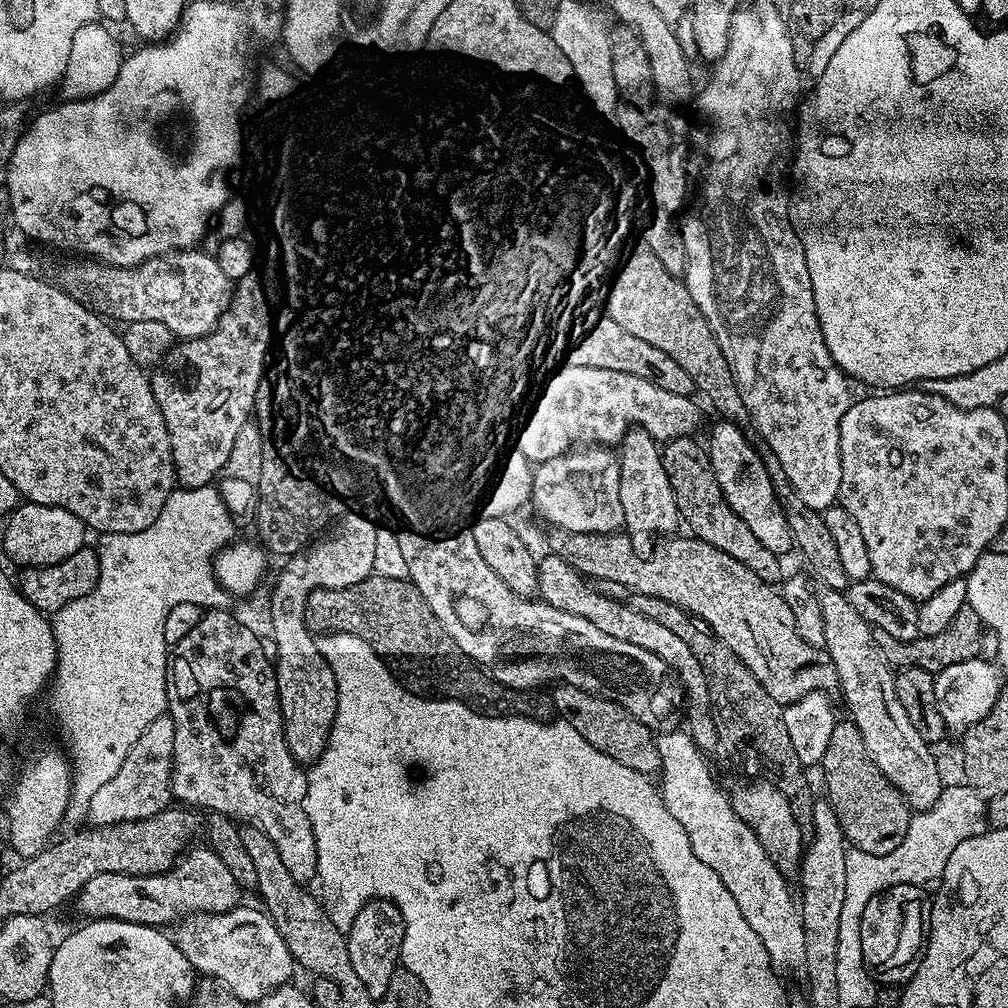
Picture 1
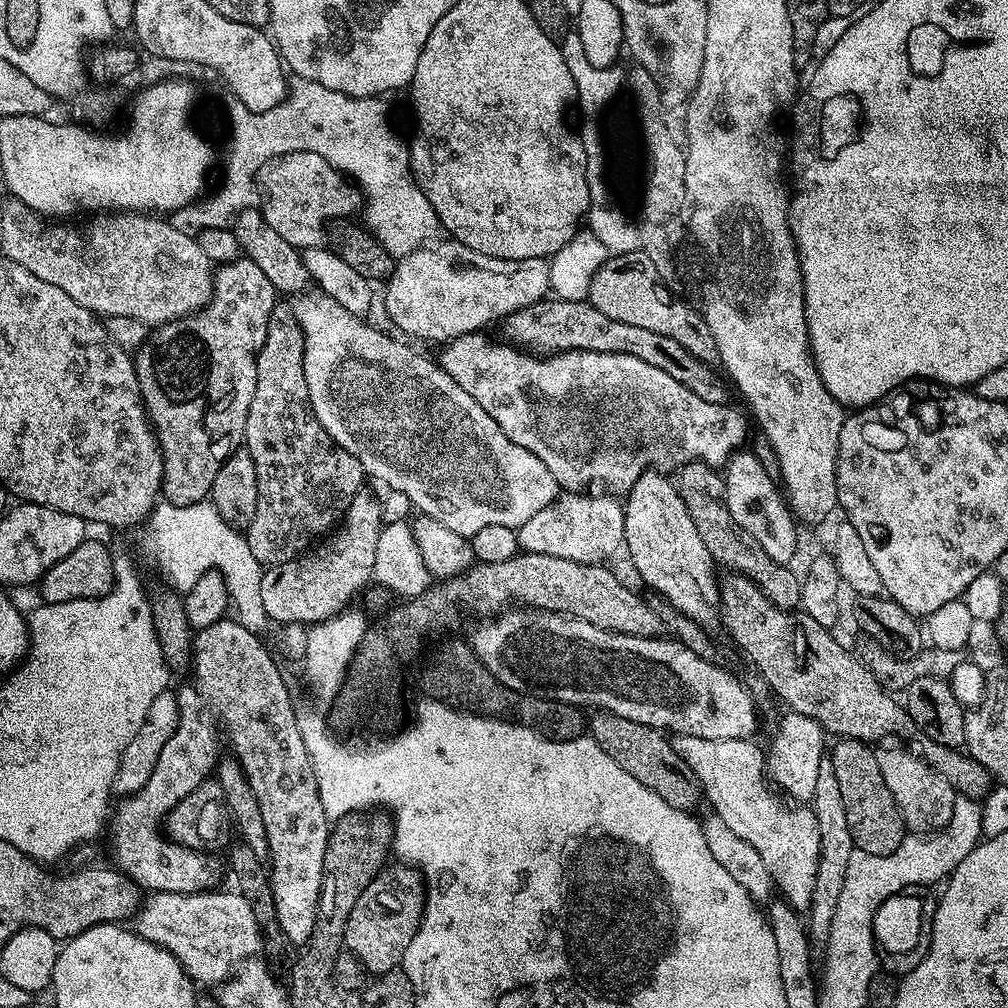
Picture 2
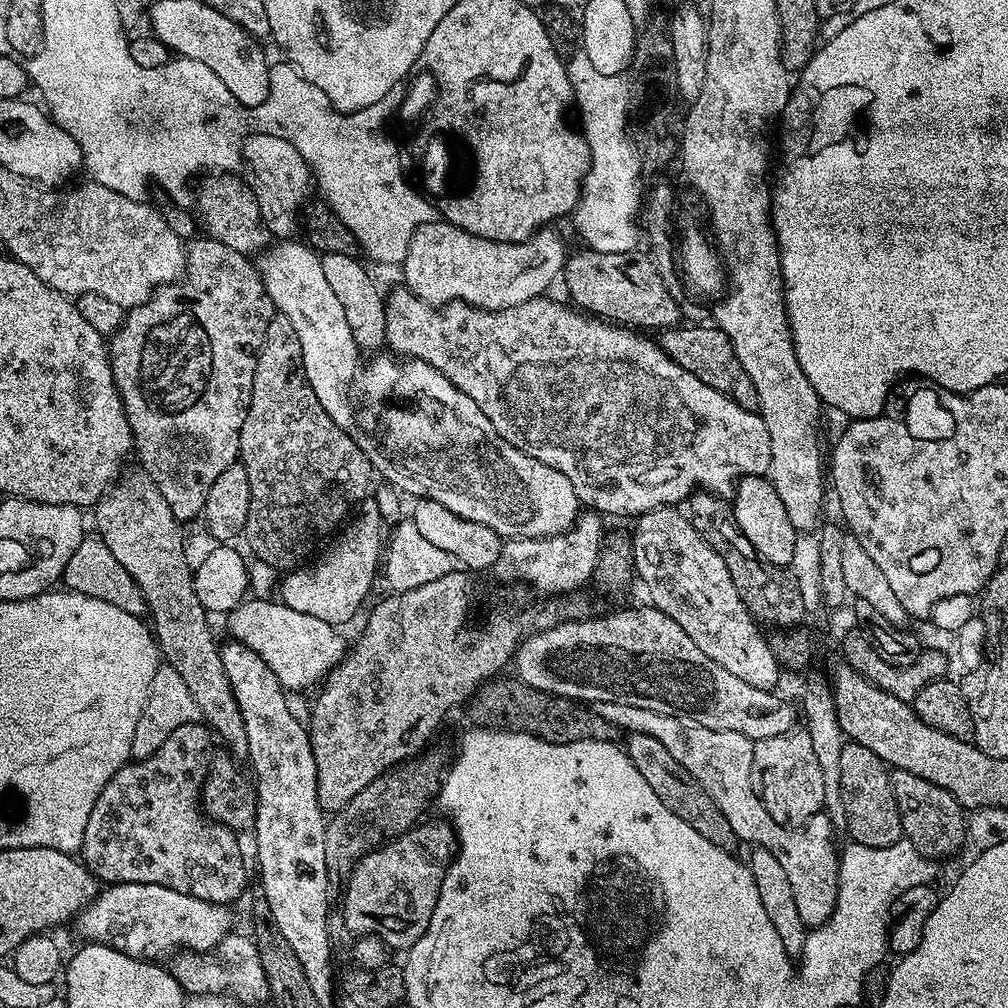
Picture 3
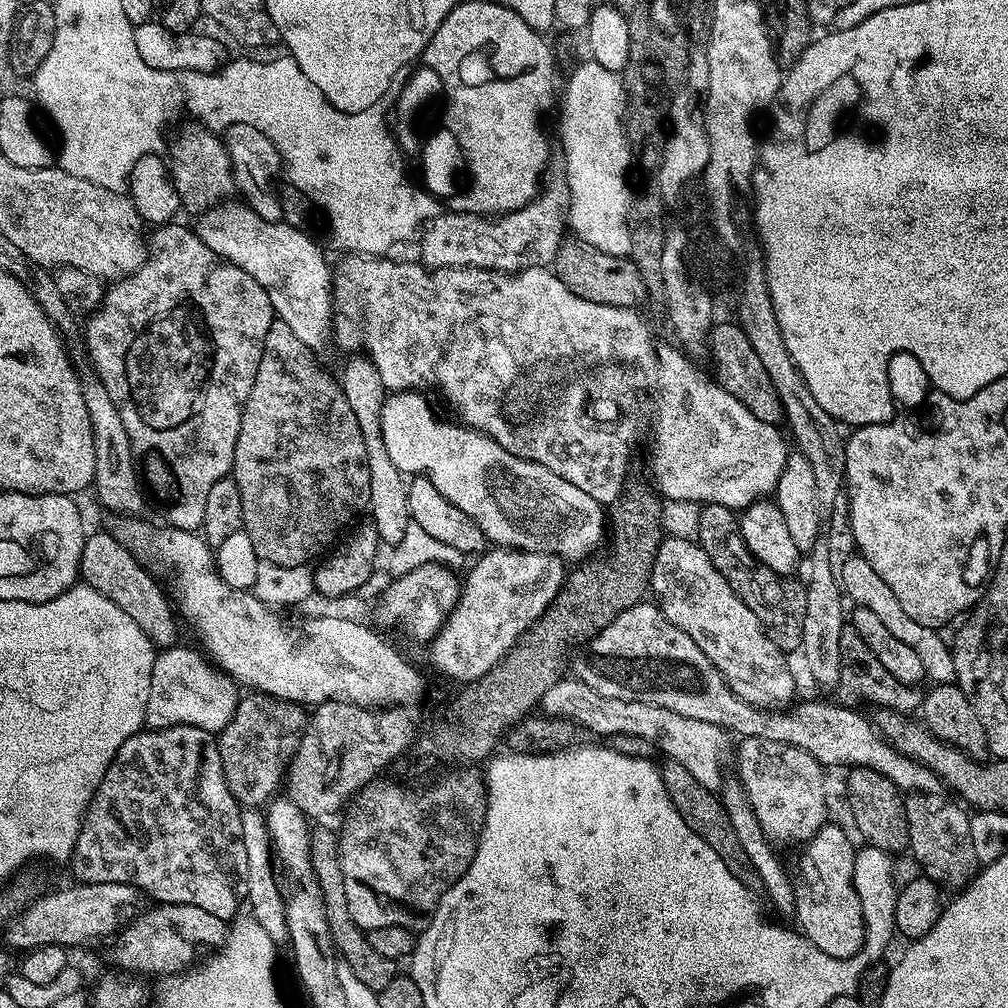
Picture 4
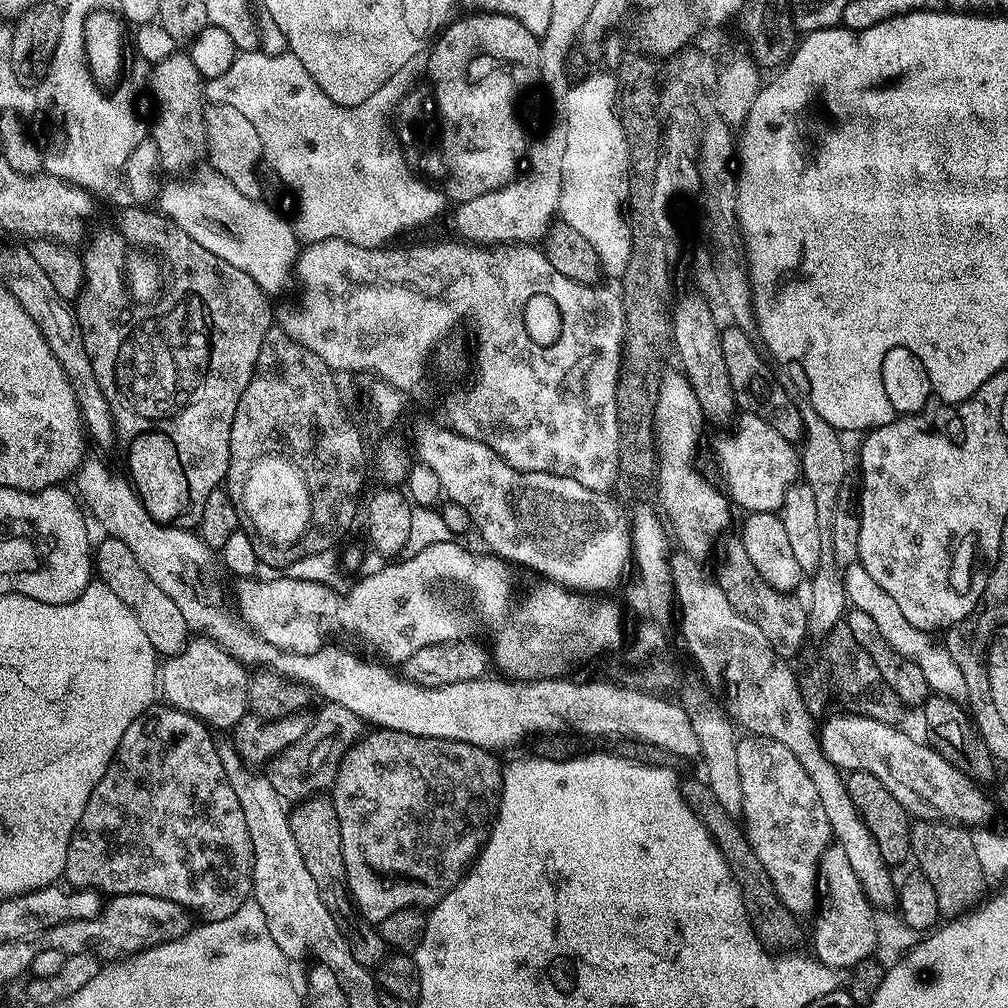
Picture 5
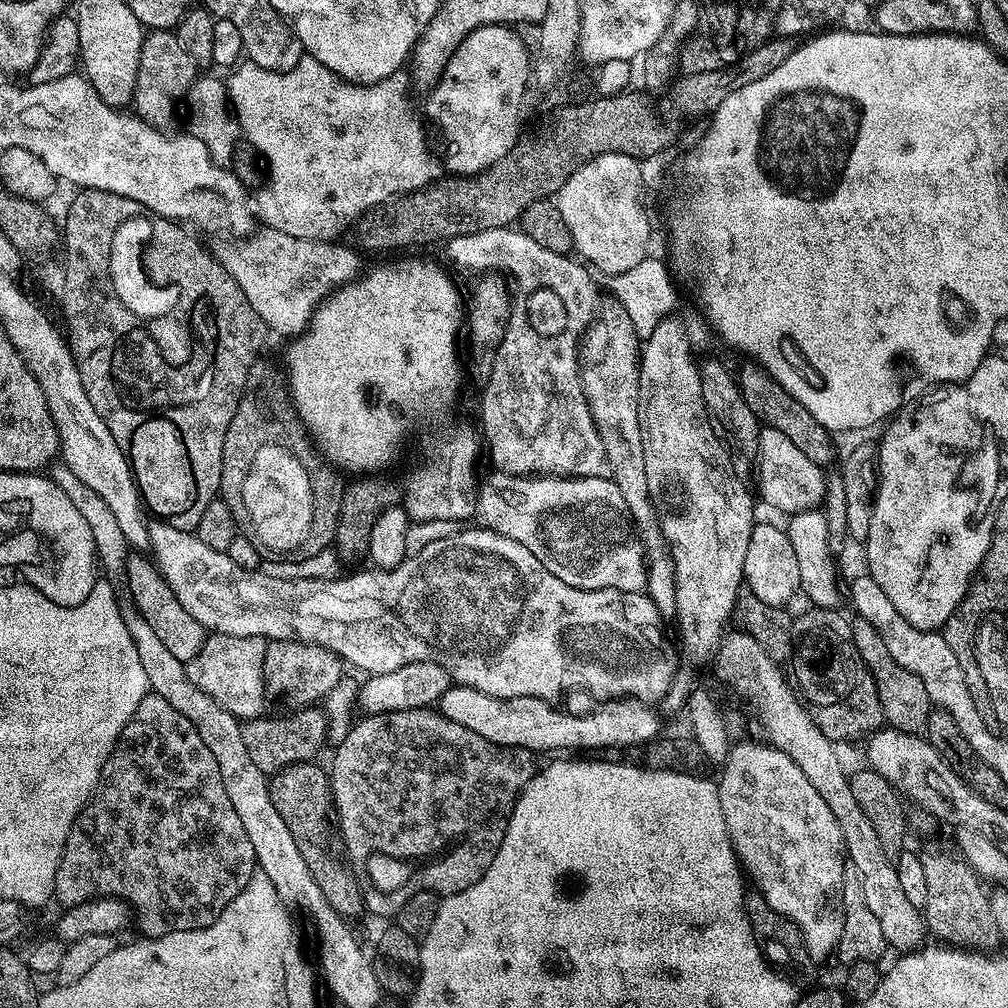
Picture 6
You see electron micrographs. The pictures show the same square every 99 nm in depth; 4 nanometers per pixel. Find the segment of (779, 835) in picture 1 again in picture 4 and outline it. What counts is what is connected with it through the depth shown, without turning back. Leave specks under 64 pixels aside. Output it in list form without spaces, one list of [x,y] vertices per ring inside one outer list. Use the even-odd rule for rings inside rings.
[[[575,678],[567,679],[553,679],[550,688],[538,701],[543,715],[559,716],[572,720],[575,724],[581,724],[589,733],[597,732],[603,738],[609,738],[616,734],[641,735],[647,741],[652,742],[661,753],[665,752],[663,755],[667,759],[678,762],[678,766],[686,766],[686,770],[690,770],[690,774],[694,774],[694,778],[703,788],[716,790],[725,783],[724,763],[730,760],[730,748],[728,752],[730,736],[724,729],[714,726],[710,722],[698,722],[698,718],[686,718],[682,714],[674,714],[674,710],[666,710],[662,706],[623,700],[622,698],[602,698],[602,694],[598,694],[598,690],[590,690],[590,686],[586,686],[582,681]],[[824,823],[803,845],[794,920],[800,923],[799,931],[818,950],[832,958],[848,958],[860,952],[865,933],[862,906],[854,886],[857,849],[852,848],[851,838],[832,823]]]

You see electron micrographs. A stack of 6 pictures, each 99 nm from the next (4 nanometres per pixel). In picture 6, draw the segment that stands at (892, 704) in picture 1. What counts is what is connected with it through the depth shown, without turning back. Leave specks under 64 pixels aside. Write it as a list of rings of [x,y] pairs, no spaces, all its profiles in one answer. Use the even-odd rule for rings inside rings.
[[[955,839],[928,840],[921,848],[918,855],[922,862],[922,870],[926,877],[926,906],[922,909],[924,927],[929,933],[936,935],[935,939],[945,942],[950,946],[967,946],[972,950],[992,950],[1000,940],[1000,924],[996,921],[996,912],[992,909],[992,900],[988,897],[985,881],[966,862],[961,854],[960,847],[956,845]]]

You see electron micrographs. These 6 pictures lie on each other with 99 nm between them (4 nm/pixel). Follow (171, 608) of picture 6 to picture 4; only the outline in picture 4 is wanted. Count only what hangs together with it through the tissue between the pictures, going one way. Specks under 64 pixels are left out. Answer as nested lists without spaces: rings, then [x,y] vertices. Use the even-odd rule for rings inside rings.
[[[111,531],[96,532],[93,536],[92,533],[85,535],[79,579],[89,588],[98,590],[106,598],[110,598],[114,606],[126,610],[126,614],[130,614],[130,618],[138,622],[138,630],[142,630],[142,634],[146,634],[148,641],[157,649],[171,648],[177,643],[178,616],[174,610],[172,613],[169,595],[166,592],[164,594],[159,582],[147,570],[149,571],[136,559],[131,548],[122,546],[122,542],[118,542]]]

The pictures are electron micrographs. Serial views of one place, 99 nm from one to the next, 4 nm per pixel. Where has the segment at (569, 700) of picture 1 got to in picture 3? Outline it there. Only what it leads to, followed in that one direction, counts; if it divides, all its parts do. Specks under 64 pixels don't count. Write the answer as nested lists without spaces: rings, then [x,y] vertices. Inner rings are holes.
[[[630,732],[627,733],[627,739],[628,756],[634,762],[634,766],[638,766],[638,774],[642,774],[642,778],[646,778],[646,782],[650,782],[650,790],[654,790],[654,794],[658,794],[658,798],[662,798],[666,810],[674,810],[674,814],[678,814],[678,818],[682,818],[682,822],[694,826],[694,830],[698,830],[698,834],[702,834],[702,838],[714,842],[714,846],[735,853],[738,841],[734,830],[730,830],[730,822],[726,822],[726,814],[722,814],[722,810],[718,810],[714,798],[710,798],[710,794],[706,794],[706,790],[702,790],[698,778],[694,778],[694,774],[690,774],[690,770],[686,770],[686,766],[678,766],[678,761],[670,755],[670,750],[666,750],[666,746],[662,746],[662,742],[658,742],[658,738],[650,738],[650,734],[641,732]]]

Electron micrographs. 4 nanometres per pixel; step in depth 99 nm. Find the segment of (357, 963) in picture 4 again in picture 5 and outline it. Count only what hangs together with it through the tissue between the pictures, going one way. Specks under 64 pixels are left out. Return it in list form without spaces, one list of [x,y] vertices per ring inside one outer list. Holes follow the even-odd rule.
[[[315,794],[299,801],[289,811],[288,821],[294,842],[298,842],[298,854],[302,854],[302,862],[306,862],[310,878],[314,878],[314,886],[318,886],[318,898],[322,898],[326,910],[330,910],[336,923],[343,929],[356,961],[364,968],[375,969],[384,961],[386,945],[375,927],[356,924],[358,909],[352,899],[352,891],[348,889],[346,862],[342,858],[342,830],[338,826],[338,810],[334,810],[331,795]]]

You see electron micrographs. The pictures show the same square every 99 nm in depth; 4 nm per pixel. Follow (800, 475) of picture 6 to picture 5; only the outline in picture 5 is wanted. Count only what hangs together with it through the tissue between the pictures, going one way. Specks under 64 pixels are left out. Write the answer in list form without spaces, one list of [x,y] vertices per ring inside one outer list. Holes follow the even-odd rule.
[[[744,412],[739,417],[739,424],[736,433],[729,440],[724,440],[720,444],[720,468],[724,471],[724,478],[728,482],[727,495],[737,509],[745,508],[743,510],[745,513],[779,513],[780,508],[784,505],[786,490],[790,490],[790,486],[797,483],[801,475],[800,452],[797,445],[782,438],[782,434],[774,430],[774,426],[766,426],[766,422],[762,422],[762,418],[758,418],[753,412]]]

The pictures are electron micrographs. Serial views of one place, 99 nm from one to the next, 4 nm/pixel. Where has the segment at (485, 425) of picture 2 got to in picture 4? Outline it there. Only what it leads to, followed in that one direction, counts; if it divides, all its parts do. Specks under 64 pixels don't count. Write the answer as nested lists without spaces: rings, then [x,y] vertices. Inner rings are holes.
[[[234,203],[211,207],[199,217],[198,234],[202,242],[223,260],[246,270],[266,290],[278,319],[286,322],[308,349],[317,350],[327,342],[328,331],[331,333],[334,328],[330,264],[324,261],[323,250],[307,236],[307,231],[264,220],[247,203]],[[409,390],[406,392],[392,392],[385,399],[384,415],[382,423],[384,426],[384,445],[386,446],[386,454],[390,454],[390,462],[394,462],[394,466],[398,471],[407,474],[409,477],[428,476],[430,482],[438,488],[438,493],[449,500],[458,510],[465,511],[470,518],[476,520],[478,526],[484,531],[484,536],[488,542],[502,548],[518,548],[522,552],[550,552],[554,556],[563,558],[565,561],[580,562],[585,558],[591,557],[597,551],[596,548],[600,544],[600,539],[606,536],[606,508],[605,505],[598,503],[594,498],[590,498],[590,494],[586,494],[586,490],[578,490],[578,486],[574,486],[574,482],[566,482],[566,478],[562,478],[558,474],[554,474],[554,470],[546,470],[546,466],[542,466],[533,460],[526,458],[518,458],[514,454],[510,454],[510,450],[506,450],[502,446],[498,446],[498,442],[494,438],[490,438],[487,432],[477,432],[476,429],[465,426],[463,423],[455,422],[451,424],[448,420],[439,420],[436,417],[434,409],[428,405],[428,400],[423,391]]]

